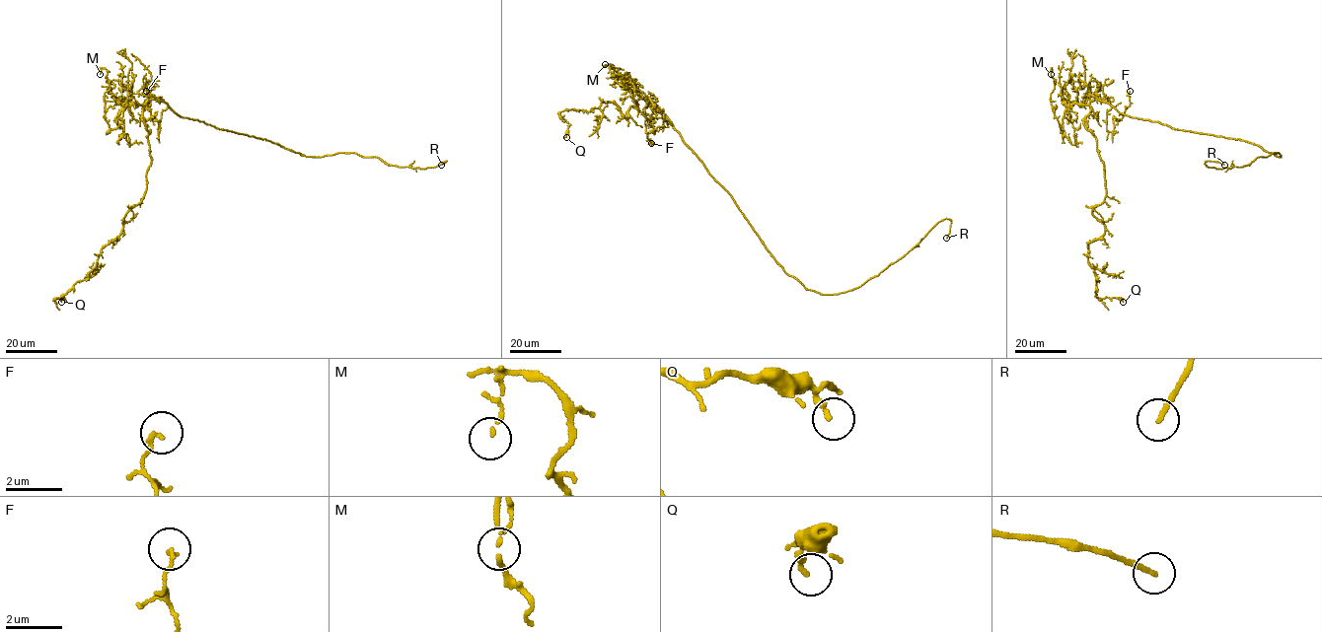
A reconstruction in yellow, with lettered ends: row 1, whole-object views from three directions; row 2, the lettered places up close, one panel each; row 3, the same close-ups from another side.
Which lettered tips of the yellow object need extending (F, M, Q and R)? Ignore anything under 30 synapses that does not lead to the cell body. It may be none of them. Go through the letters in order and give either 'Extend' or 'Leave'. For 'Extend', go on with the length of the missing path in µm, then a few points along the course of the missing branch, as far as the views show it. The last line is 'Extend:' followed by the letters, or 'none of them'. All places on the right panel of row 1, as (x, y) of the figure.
F: Leave
M: Leave
Q: Leave
R: Extend. Missing length about 10 µm. Course of what is missing: (1224, 165), (1234, 167), (1241, 159)
Extend: R

